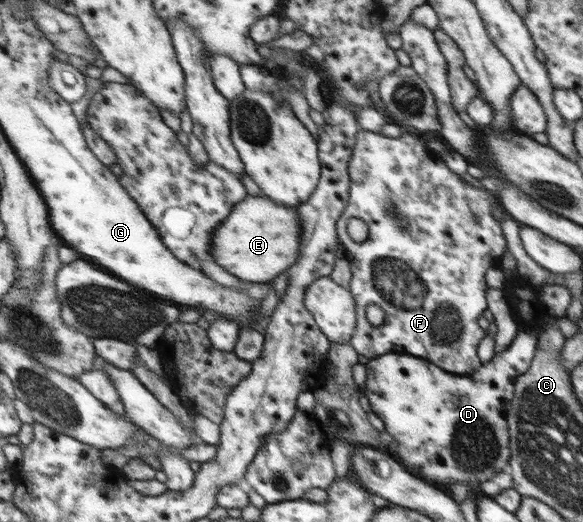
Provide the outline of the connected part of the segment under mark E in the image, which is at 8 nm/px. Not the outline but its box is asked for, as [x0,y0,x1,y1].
[213,194,304,284]

